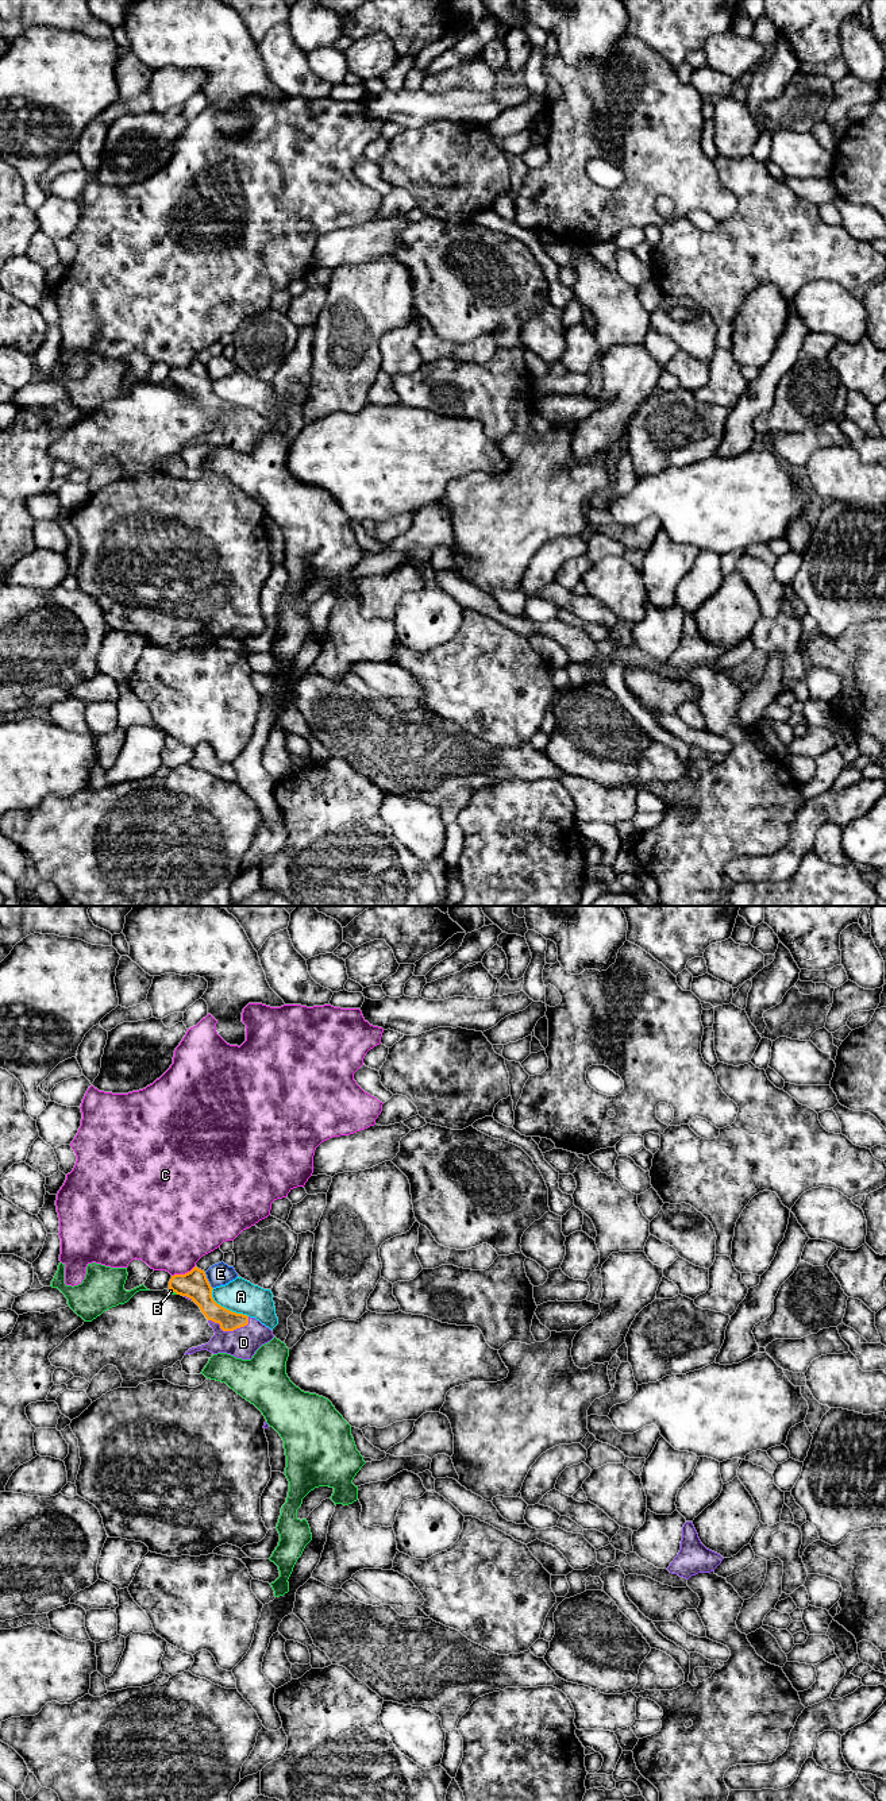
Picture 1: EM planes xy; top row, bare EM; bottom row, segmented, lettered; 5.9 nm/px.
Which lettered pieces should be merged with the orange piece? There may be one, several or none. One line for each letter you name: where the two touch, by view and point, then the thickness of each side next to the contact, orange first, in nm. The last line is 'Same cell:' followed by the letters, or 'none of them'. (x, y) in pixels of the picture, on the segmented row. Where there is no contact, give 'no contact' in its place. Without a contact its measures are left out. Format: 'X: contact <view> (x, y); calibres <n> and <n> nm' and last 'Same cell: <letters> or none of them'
D: contact xy (228, 1330); calibres 120 and 180 nm
Same cell: D

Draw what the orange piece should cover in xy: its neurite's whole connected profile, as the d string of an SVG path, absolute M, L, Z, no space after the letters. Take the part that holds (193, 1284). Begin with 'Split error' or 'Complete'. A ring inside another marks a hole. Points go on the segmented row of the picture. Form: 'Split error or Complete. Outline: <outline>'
Split error. Outline: M197 1266L185 1274L172 1276L169 1289L194 1301L215 1331L208 1343L189 1349L185 1355L208 1350L213 1354L227 1353L236 1358L251 1360L262 1345L274 1338L273 1331L255 1318L217 1304L212 1297L213 1288L205 1272Z

